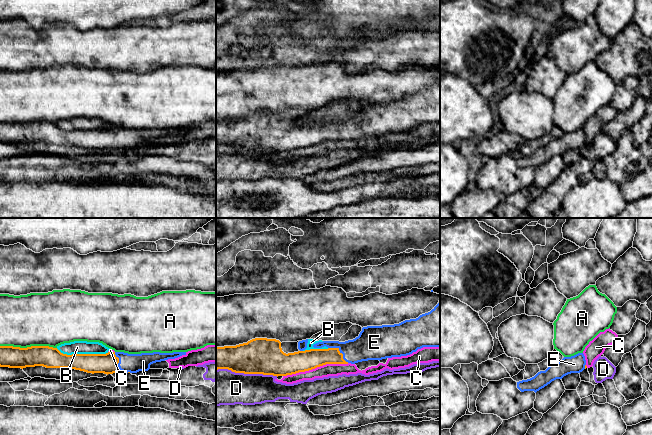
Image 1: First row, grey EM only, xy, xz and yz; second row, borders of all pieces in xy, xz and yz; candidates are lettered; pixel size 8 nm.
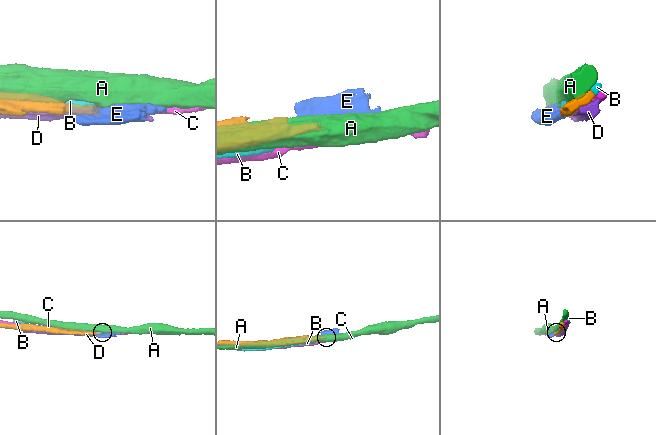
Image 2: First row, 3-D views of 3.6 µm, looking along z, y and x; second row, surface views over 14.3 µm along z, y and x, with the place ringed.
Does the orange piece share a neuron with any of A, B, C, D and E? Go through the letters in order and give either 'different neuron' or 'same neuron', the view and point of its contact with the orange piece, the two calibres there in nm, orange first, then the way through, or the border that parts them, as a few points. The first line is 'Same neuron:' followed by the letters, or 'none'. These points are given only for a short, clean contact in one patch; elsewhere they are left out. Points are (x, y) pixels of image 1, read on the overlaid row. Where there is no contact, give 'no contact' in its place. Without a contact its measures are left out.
Same neuron: E
A: different neuron; contact xy (28, 347); calibres 180 and 440 nm
B: different neuron; contact xy (82, 354); calibres 160 and 110 nm
C: different neuron; contact xz (315, 367); calibres 180 and 100 nm
D: different neuron; contact xz (247, 373); calibres 280 and 280 nm
E: same neuron; contact xz (339, 351); calibres 160 and 240 nm; way xz (310, 359), (331, 356), (339, 351), (355, 351), (369, 345)

